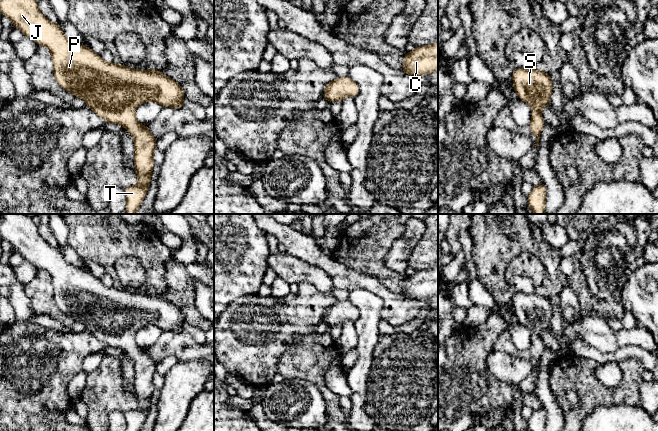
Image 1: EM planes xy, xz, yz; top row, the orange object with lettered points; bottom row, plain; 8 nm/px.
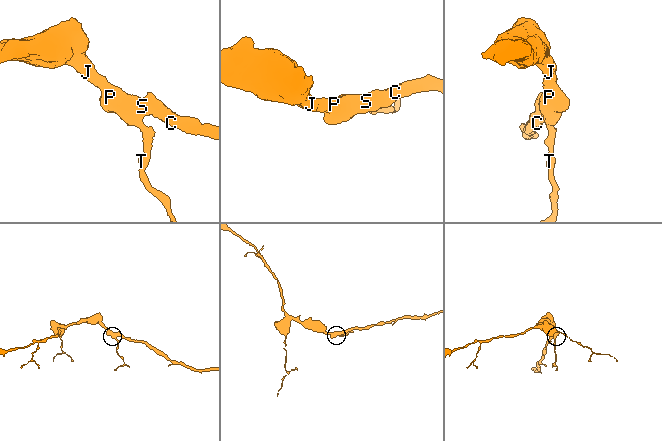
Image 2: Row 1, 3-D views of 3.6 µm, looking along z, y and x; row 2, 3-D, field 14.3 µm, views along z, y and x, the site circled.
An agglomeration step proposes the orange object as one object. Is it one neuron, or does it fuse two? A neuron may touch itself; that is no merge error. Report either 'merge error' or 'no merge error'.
no merge error

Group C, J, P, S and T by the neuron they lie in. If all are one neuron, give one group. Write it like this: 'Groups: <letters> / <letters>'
Groups: C J P S T

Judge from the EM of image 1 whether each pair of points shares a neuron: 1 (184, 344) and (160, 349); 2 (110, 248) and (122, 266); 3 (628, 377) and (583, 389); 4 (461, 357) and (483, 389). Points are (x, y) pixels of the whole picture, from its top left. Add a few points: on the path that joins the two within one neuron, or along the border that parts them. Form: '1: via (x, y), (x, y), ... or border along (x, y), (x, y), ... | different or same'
1: via (178, 344), (168, 344), (166, 346) | same
2: border along (140, 260), (120, 257), (111, 272) | different
3: via (621, 389), (617, 393), (595, 393) | same
4: via (465, 365), (465, 371), (475, 381) | same

